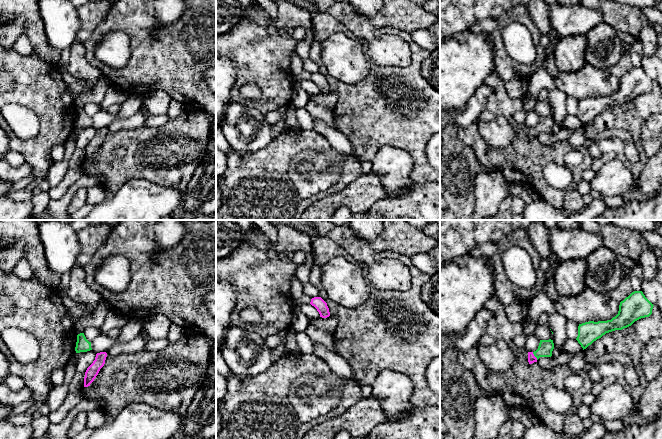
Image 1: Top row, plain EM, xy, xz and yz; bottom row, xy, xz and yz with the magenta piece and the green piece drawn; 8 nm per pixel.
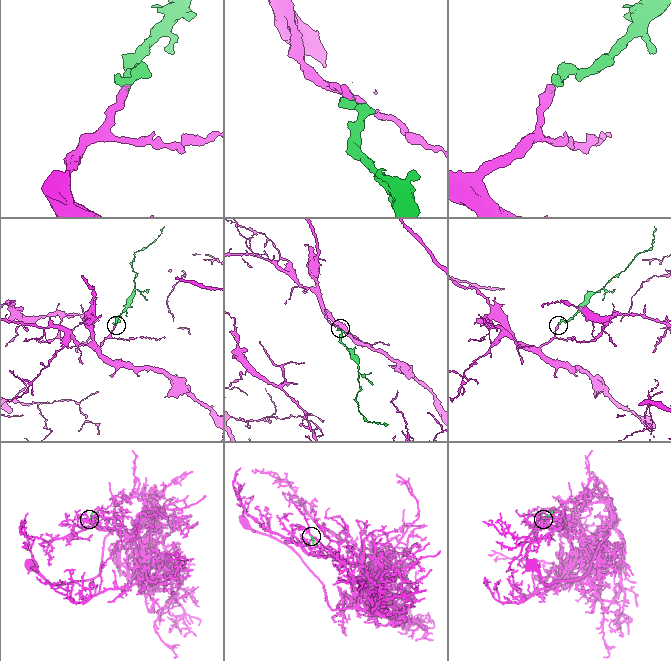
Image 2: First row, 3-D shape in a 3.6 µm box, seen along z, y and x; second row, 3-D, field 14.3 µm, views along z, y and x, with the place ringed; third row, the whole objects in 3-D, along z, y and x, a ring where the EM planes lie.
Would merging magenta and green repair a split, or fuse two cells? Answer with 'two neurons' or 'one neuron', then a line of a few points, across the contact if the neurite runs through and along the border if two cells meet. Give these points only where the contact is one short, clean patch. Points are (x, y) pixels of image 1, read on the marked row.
one neuron; line yz (531, 358), (534, 356), (545, 348)

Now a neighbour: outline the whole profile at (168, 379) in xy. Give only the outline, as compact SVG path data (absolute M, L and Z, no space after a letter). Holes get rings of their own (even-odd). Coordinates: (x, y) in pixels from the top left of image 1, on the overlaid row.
M186 333L179 341L169 343L157 352L144 350L117 356L107 354L105 364L94 381L80 394L95 401L105 414L113 417L132 403L144 403L184 417L205 381L210 359L211 343L202 333Z

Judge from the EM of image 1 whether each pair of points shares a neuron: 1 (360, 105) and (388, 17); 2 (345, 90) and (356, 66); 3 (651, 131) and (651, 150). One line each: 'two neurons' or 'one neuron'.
1: two neurons
2: two neurons
3: one neuron

